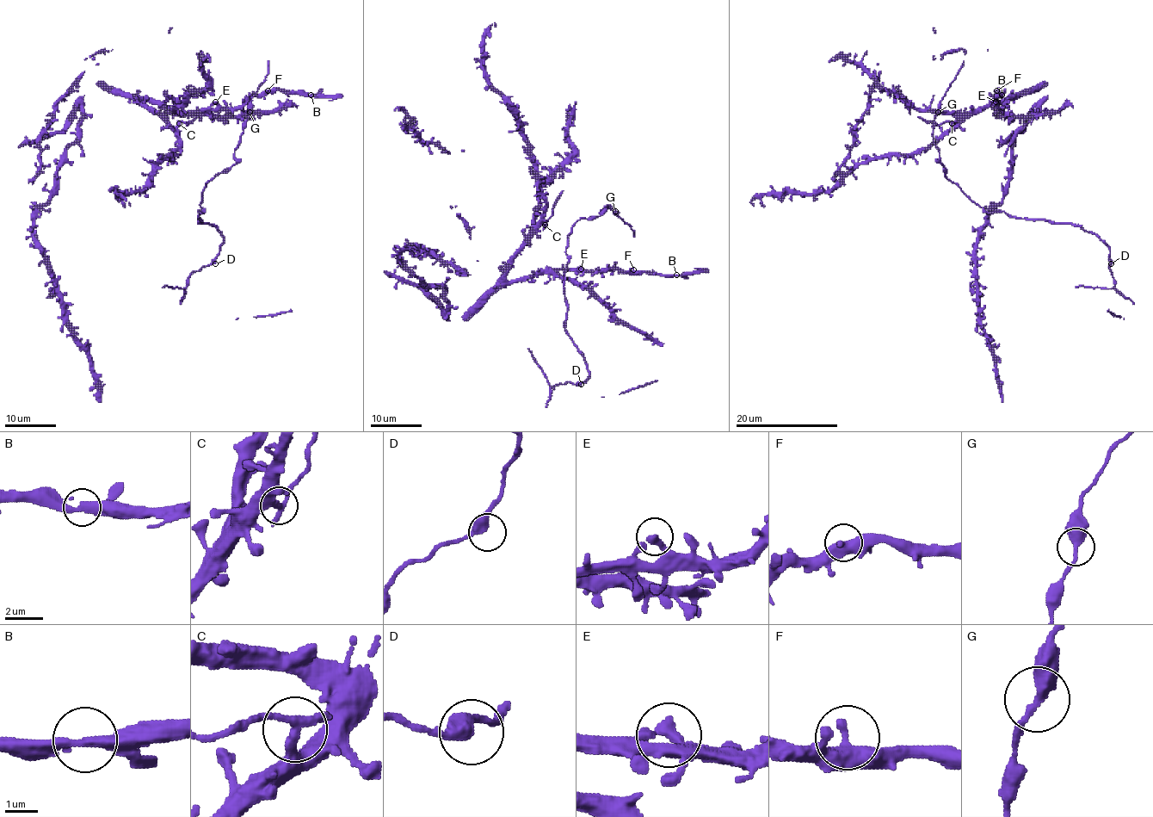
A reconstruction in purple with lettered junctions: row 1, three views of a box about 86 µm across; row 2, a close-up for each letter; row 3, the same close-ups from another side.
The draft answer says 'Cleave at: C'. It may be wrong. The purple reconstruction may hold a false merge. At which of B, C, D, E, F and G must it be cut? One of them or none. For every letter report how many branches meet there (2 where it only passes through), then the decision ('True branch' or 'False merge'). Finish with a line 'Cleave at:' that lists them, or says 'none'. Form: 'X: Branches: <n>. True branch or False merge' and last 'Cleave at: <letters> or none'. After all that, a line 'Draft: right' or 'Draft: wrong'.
B: Branches: 2. True branch
C: Branches: 2. False merge
D: Branches: 2. True branch
E: Branches: 2. True branch
F: Branches: 2. True branch
G: Branches: 2. True branch
Cleave at: C
Draft: right

